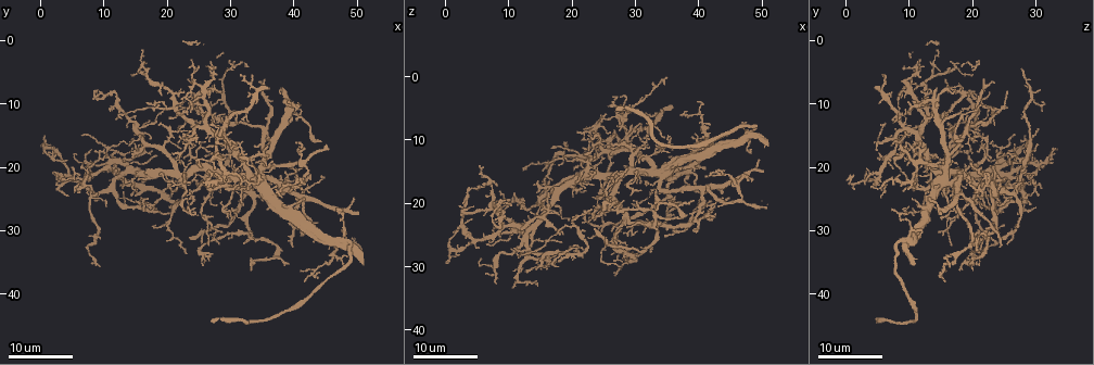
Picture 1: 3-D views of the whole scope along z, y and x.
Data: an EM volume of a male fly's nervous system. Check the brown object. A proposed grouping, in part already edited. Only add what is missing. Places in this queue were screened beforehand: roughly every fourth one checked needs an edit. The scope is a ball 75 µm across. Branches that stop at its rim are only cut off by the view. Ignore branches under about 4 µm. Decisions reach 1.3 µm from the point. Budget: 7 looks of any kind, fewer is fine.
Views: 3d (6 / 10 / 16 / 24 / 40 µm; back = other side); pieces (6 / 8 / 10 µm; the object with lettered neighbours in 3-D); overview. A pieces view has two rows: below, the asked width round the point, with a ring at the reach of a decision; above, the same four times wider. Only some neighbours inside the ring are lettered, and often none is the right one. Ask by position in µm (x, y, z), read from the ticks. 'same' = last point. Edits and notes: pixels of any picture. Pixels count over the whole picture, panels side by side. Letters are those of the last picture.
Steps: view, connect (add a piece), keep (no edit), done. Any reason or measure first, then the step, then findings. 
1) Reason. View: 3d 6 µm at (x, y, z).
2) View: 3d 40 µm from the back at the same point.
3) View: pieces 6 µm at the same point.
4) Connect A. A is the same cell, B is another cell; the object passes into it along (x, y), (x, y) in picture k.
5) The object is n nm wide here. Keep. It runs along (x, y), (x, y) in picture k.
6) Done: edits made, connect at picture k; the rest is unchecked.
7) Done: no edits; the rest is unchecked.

An open end. View: 3d 16 µm at (24.0, 31.0, 24.0).

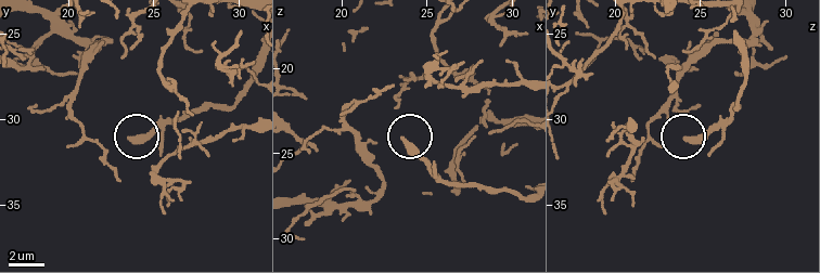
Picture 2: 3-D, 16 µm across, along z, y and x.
View: pieces 8 µm at (23.6, 31.2, 24.3).

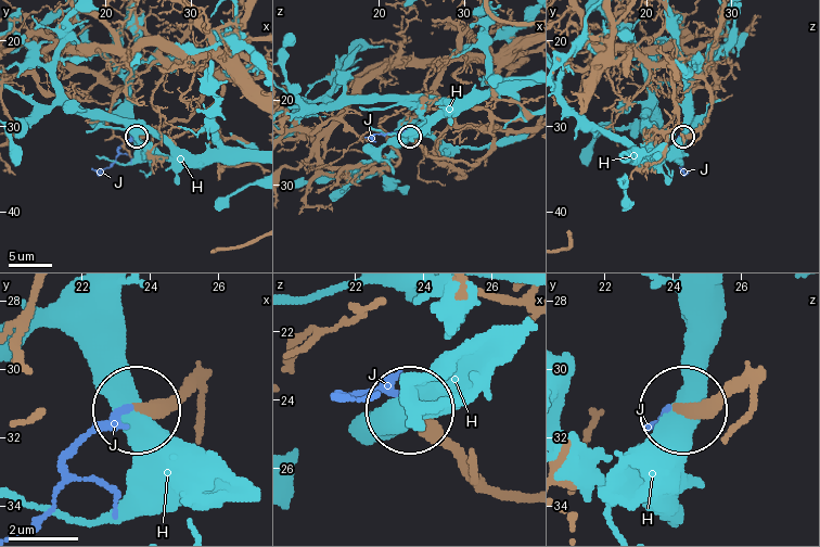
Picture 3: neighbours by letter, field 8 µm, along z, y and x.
Connect J. J is the same cell, H is another cell; the object passes into it along (209, 370), (165, 399), (104, 420), (34, 524) in picture 3; the cell continues.

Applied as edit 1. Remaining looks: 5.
Free end. View: 3d 16 µm at (27.0, 44.0, 5.0).

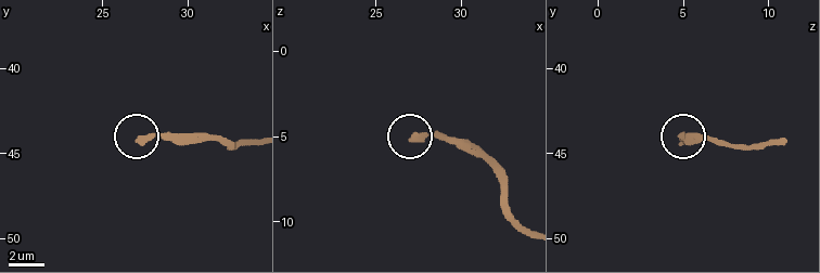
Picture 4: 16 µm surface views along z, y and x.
View: pieces 10 µm at (27.3, 44.1, 5.3).

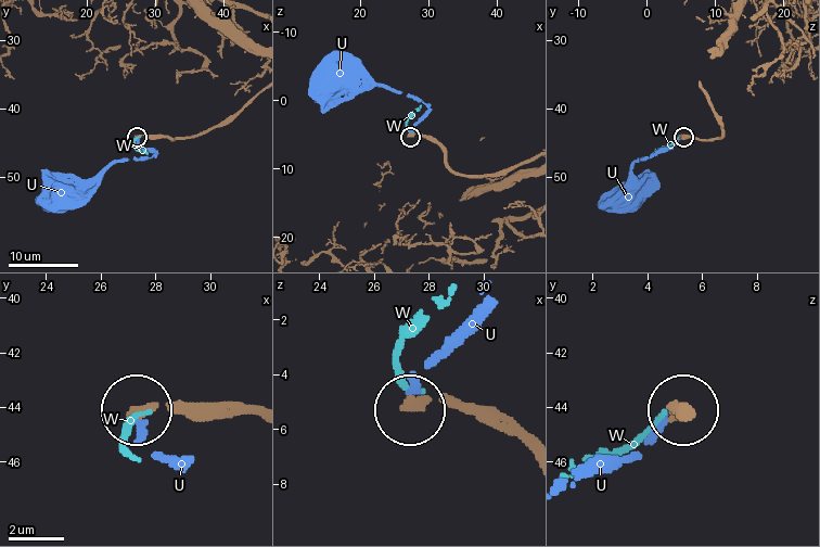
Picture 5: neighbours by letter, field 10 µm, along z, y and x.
Connect U. U is the same cell, W is another cell; the object passes into it along (427, 139), (409, 131), (422, 102), (348, 89) in picture 5; the cell continues.

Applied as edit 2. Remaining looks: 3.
View: overview.

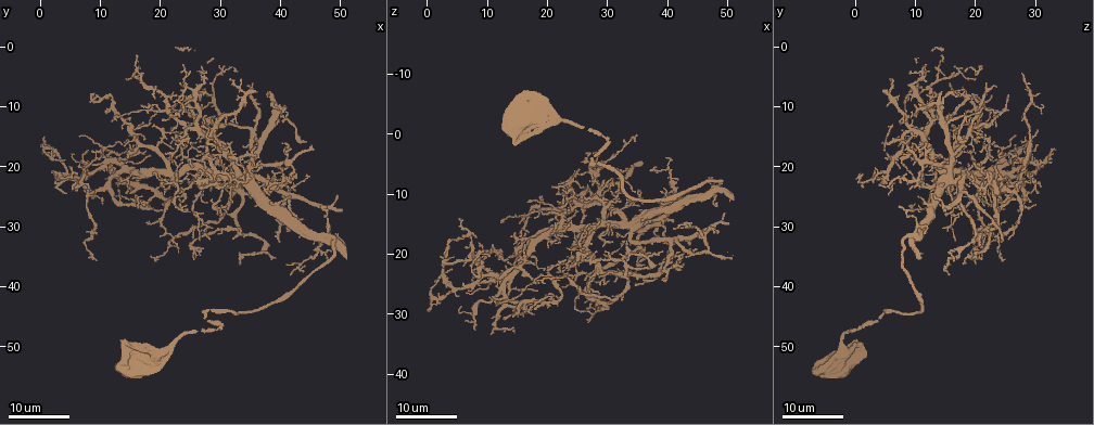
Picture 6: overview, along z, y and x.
An open end. View: 3d 16 µm at (29.0, 30.0, 14.5).

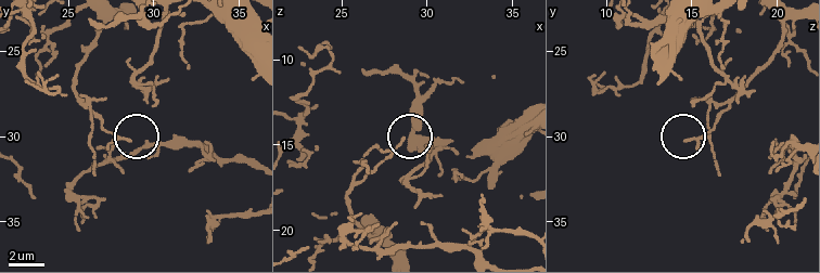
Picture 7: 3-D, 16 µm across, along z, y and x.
View: pieces 6 µm at (28.6, 30.2, 14.6).

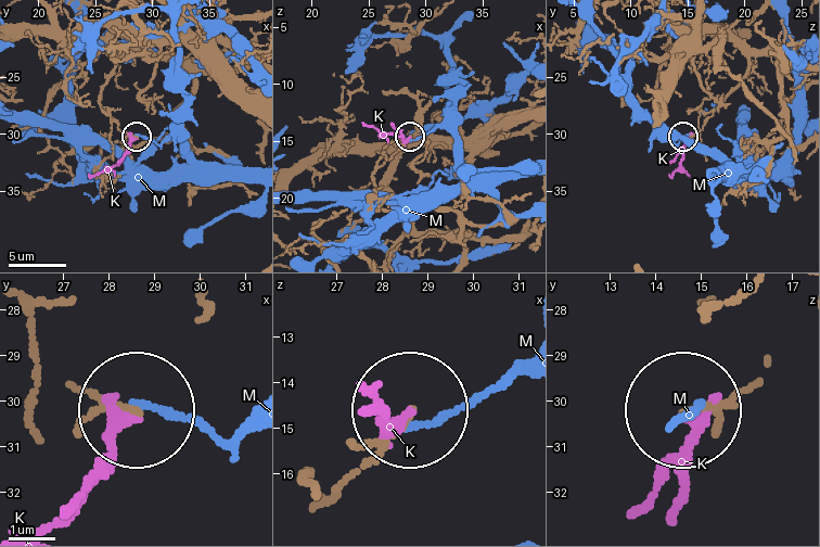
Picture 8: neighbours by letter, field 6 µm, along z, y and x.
The object is 120 nm wide here. Keep. K and M are other cells; it runs along (325, 497), (404, 419) in picture 8; no lettered piece goes on from it.

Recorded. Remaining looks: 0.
Done: edits made, connect at picture 3, connect at picture 5; the rest is unchecked.

